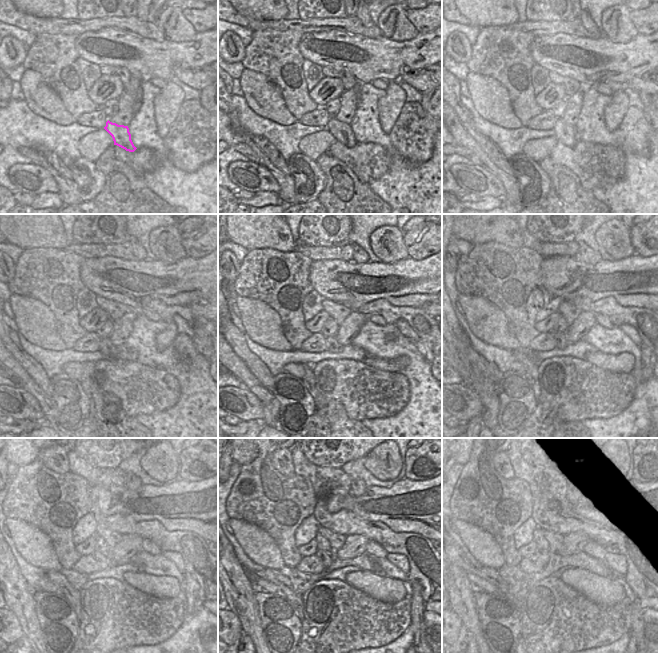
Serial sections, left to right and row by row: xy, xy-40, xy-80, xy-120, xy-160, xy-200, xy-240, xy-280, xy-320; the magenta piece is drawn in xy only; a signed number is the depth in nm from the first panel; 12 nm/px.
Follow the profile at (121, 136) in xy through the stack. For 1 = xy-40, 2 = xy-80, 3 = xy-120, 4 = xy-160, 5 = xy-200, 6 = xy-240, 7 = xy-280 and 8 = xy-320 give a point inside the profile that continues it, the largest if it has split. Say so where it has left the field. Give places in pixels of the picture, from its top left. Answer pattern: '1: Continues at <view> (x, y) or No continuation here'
1: Continues at xy-40 (342, 132)
2: Continues at xy-80 (567, 134)
3: Continues at xy-120 (107, 347)
4: Continues at xy-160 (333, 346)
5: Continues at xy-200 (560, 341)
6: Continues at xy-240 (104, 561)
7: Continues at xy-280 (324, 557)
8: Continues at xy-320 (544, 554).

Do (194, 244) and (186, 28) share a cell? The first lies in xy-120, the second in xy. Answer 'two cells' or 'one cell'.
two cells

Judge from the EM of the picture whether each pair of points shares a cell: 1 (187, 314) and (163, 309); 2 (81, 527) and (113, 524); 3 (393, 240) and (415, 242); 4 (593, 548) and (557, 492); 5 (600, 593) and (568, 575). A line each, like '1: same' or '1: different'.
1: same
2: different
3: different
4: different
5: same

